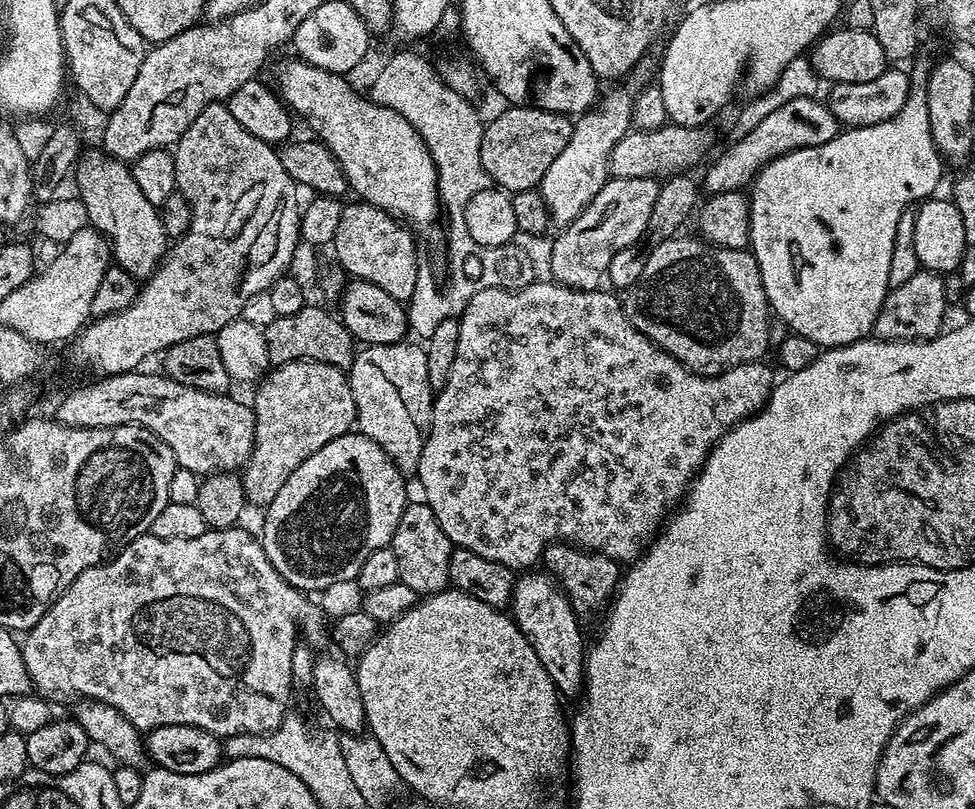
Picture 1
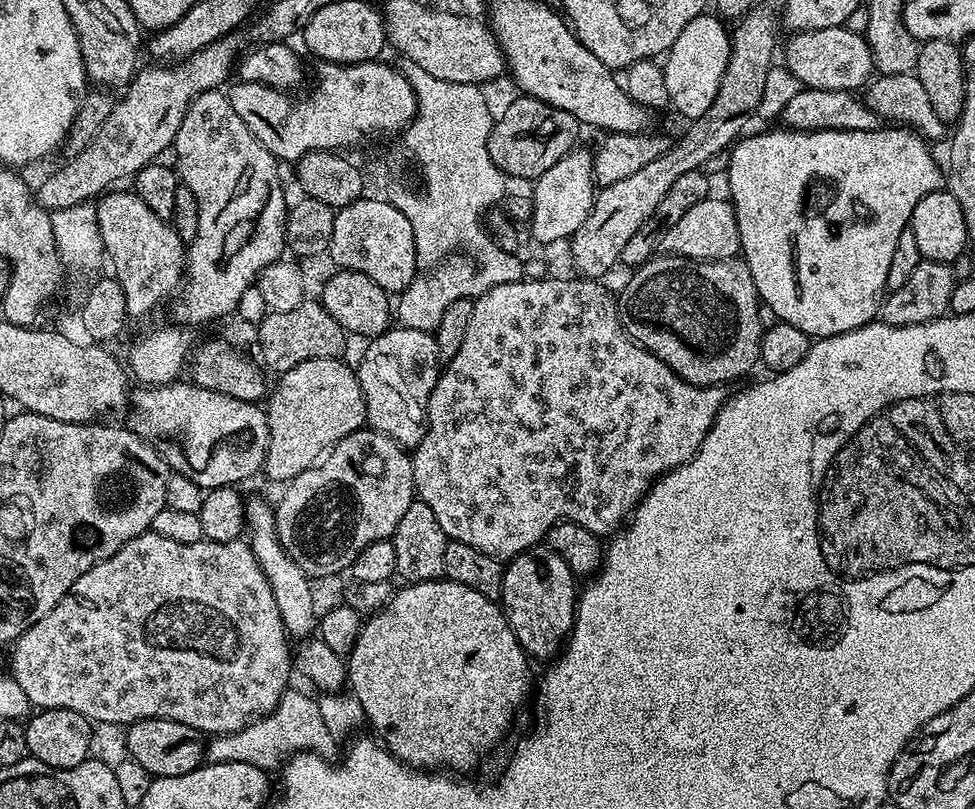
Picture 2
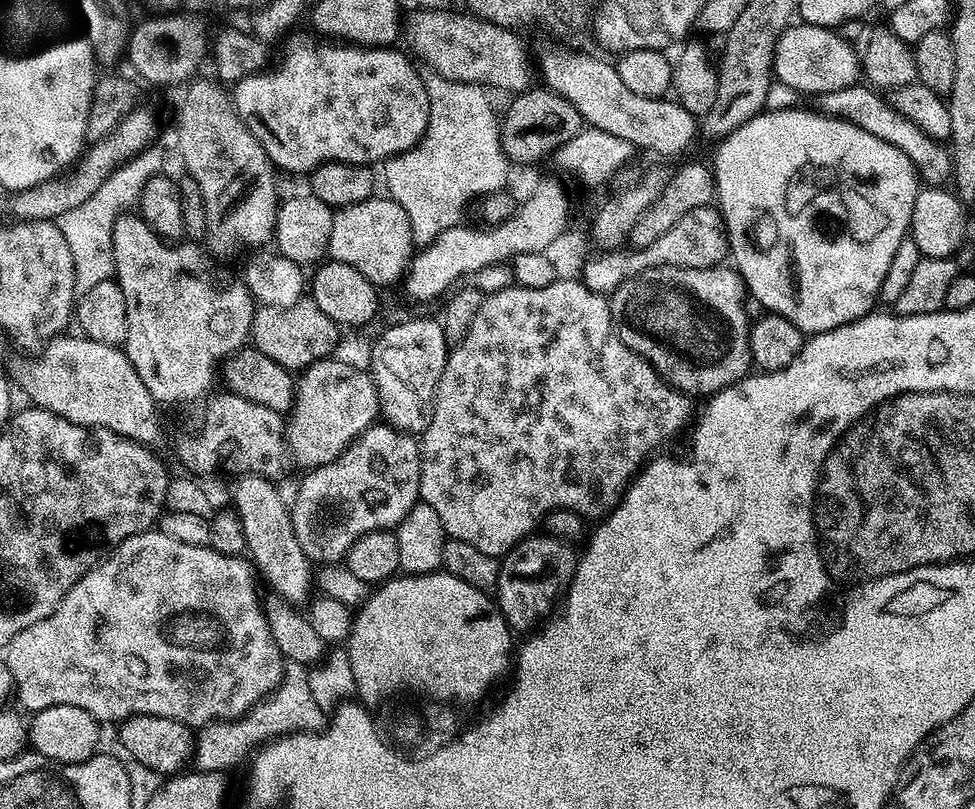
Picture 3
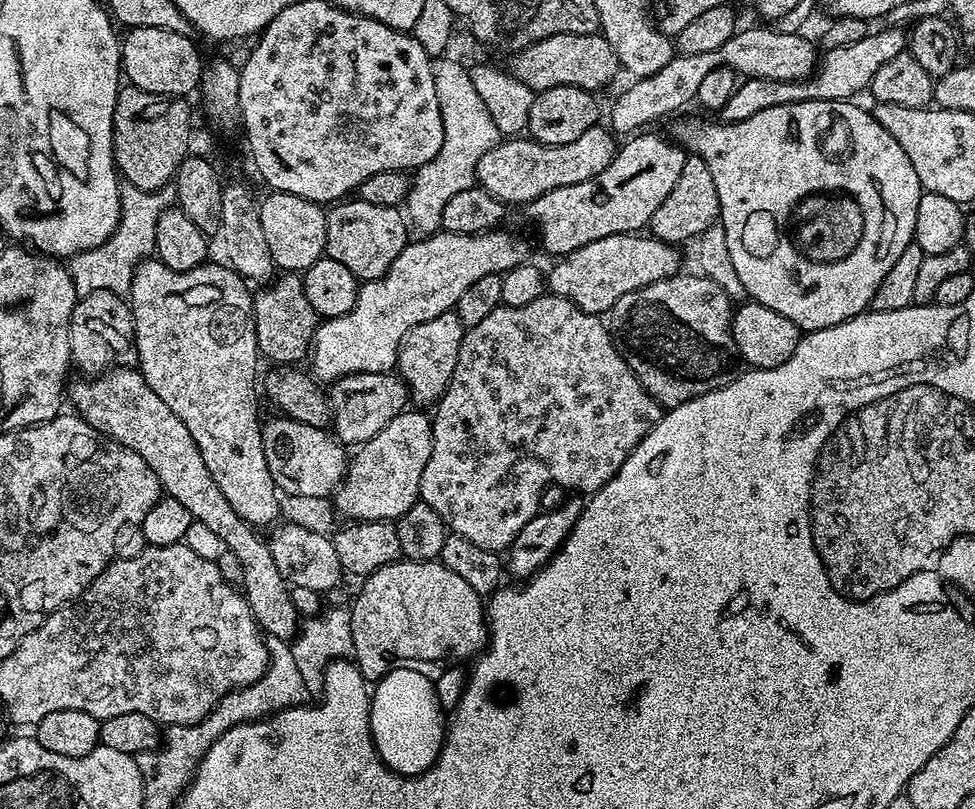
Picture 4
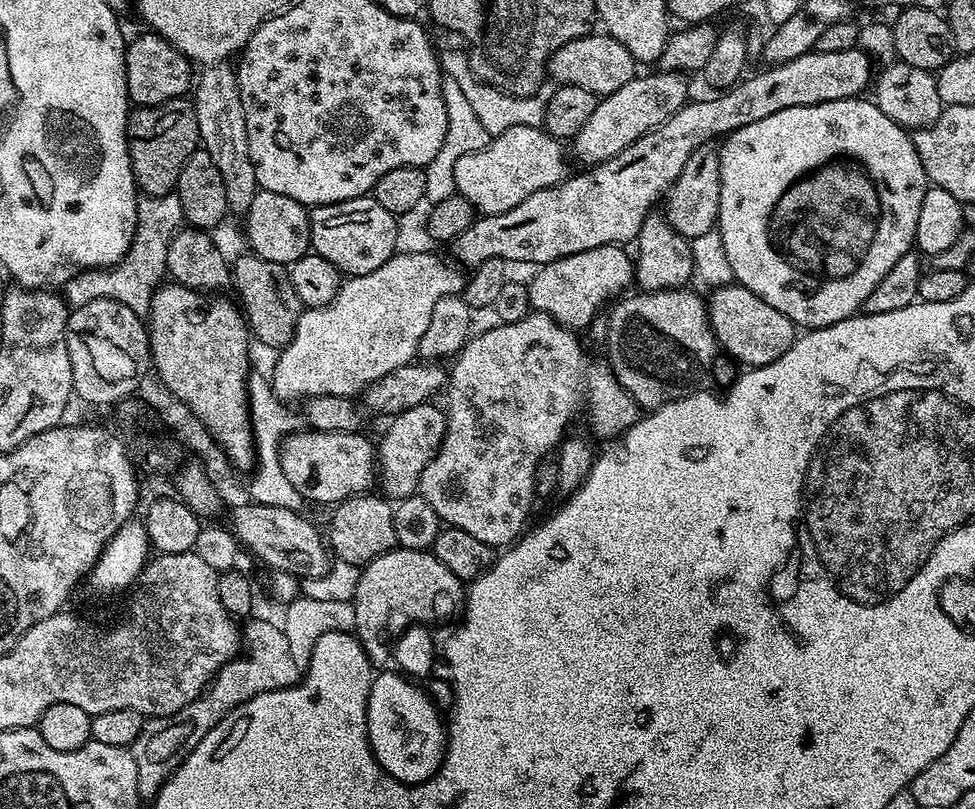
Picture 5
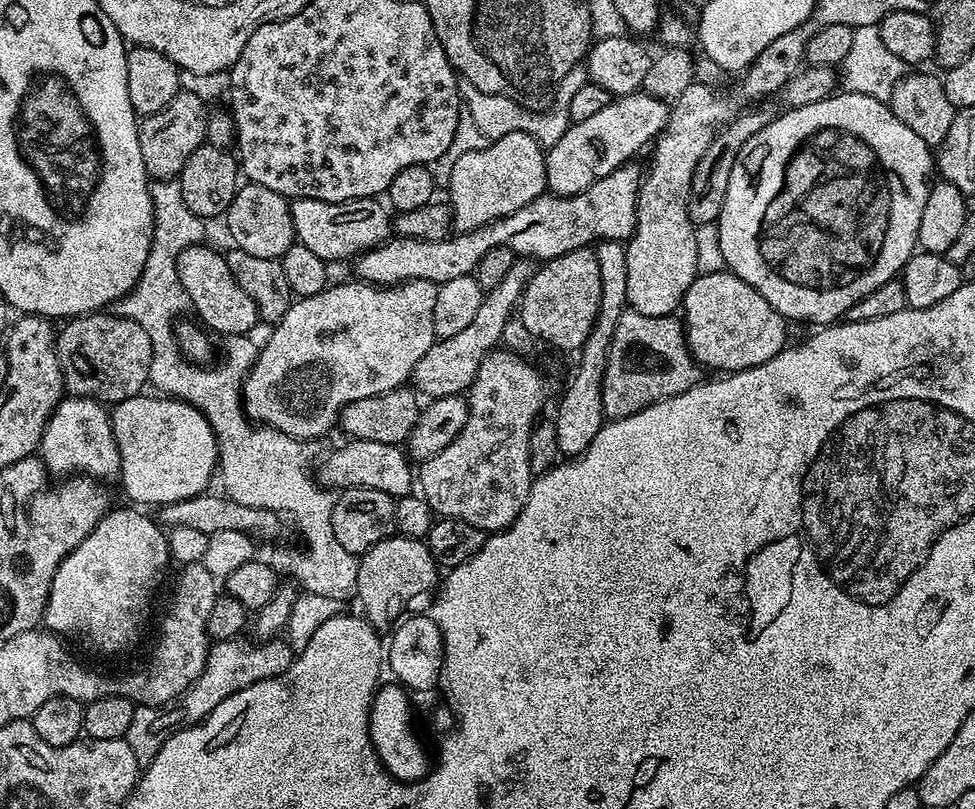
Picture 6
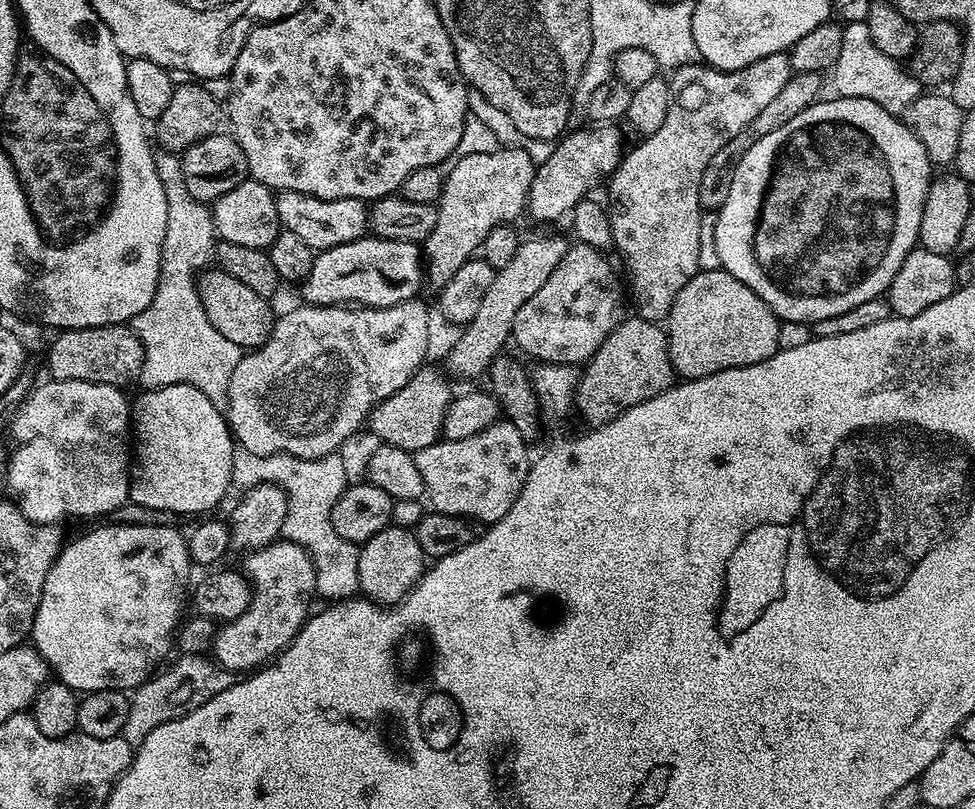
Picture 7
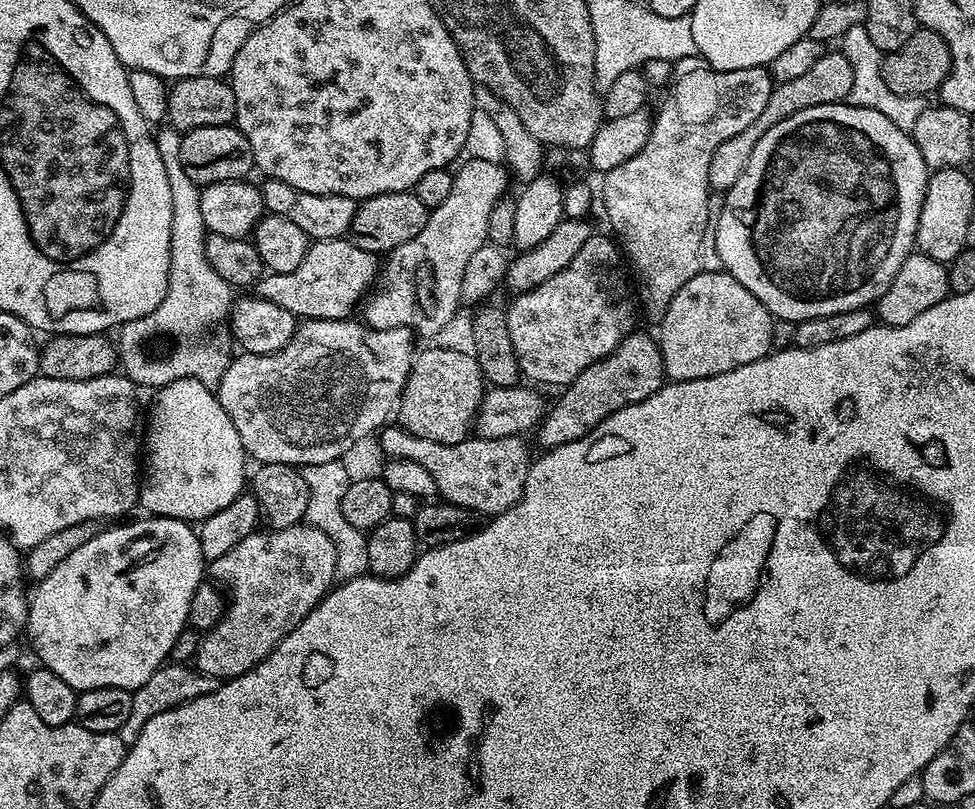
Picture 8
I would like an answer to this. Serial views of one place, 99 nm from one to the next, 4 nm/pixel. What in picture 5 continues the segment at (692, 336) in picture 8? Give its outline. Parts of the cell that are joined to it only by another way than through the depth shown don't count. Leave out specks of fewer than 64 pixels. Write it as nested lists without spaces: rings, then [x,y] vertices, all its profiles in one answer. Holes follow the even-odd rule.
[[[730,283],[724,288],[715,289],[707,297],[708,321],[716,343],[724,348],[736,360],[741,360],[744,366],[760,368],[763,364],[774,362],[790,350],[798,335],[797,325],[792,323],[786,314],[778,314],[770,302],[762,302],[758,294],[746,290],[738,283]]]

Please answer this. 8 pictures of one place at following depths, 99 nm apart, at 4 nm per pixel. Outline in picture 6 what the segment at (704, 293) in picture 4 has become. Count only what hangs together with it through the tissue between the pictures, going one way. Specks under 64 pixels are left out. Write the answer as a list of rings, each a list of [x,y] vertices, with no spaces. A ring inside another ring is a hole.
[[[625,310],[622,318],[618,318],[618,326],[614,330],[614,338],[608,351],[608,365],[602,378],[602,406],[604,415],[609,421],[630,418],[630,414],[638,414],[646,406],[657,404],[659,400],[674,398],[695,384],[701,383],[701,365],[697,364],[684,339],[684,325],[675,315],[647,316],[631,310]]]

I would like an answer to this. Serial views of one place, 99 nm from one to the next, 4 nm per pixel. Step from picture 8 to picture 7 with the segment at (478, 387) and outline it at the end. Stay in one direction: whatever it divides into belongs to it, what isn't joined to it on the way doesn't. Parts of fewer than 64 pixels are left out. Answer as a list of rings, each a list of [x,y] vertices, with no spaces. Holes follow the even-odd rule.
[[[422,366],[390,398],[386,398],[381,404],[372,409],[368,417],[367,427],[379,438],[381,445],[398,447],[410,453],[416,453],[426,446],[436,443],[441,439],[444,419],[448,413],[448,405],[454,399],[454,391],[448,383],[449,377],[443,371],[436,368]]]

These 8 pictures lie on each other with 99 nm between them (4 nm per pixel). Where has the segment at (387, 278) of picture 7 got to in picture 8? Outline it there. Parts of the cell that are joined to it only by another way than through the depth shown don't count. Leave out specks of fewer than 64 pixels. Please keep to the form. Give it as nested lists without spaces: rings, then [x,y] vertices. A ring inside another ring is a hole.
[[[330,238],[329,240],[313,240],[306,250],[306,258],[295,270],[265,274],[254,285],[255,295],[266,302],[274,302],[274,306],[282,306],[282,310],[290,310],[297,318],[304,320],[347,320],[352,312],[361,307],[362,301],[371,293],[377,283],[382,264],[377,253],[367,252],[352,244],[348,238]]]

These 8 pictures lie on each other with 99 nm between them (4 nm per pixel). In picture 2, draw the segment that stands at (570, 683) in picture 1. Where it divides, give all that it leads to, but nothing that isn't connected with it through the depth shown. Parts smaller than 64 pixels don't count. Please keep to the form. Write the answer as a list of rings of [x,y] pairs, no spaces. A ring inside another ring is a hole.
[[[546,546],[527,548],[504,564],[499,603],[504,617],[529,657],[551,661],[565,647],[576,620],[578,577],[554,550]]]

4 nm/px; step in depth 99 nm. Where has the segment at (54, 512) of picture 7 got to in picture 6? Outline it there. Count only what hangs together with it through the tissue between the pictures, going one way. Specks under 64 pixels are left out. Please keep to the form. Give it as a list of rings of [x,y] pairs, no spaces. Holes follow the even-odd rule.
[[[69,395],[60,401],[56,413],[48,420],[46,430],[40,439],[38,455],[44,462],[49,473],[64,472],[60,474],[83,474],[91,476],[101,482],[120,475],[120,455],[116,439],[112,433],[112,417],[109,409],[97,399],[88,399],[85,396]]]

